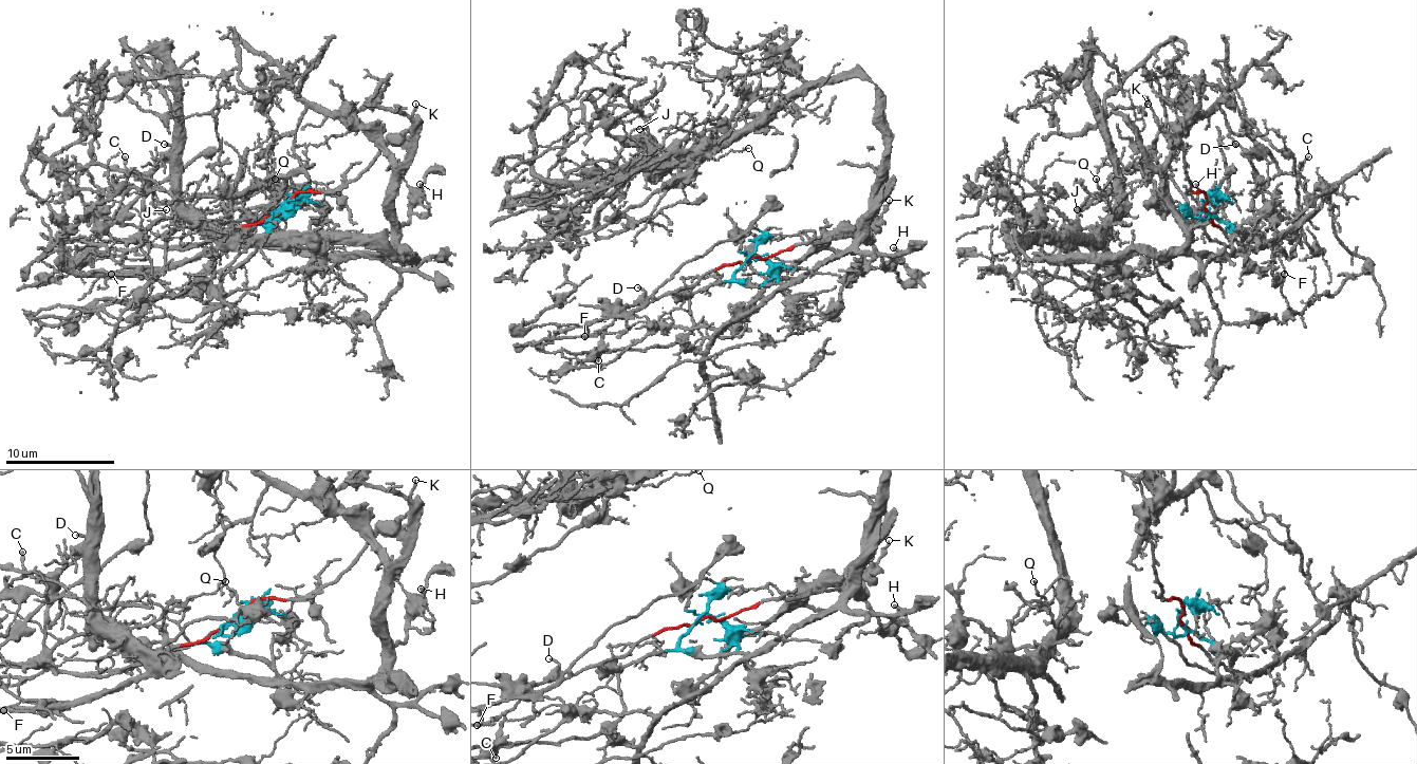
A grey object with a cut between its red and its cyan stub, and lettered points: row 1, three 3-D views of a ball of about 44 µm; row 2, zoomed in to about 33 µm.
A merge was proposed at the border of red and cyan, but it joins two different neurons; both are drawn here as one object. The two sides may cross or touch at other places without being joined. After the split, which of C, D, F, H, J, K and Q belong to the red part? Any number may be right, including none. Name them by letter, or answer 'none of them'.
C, D, F, K

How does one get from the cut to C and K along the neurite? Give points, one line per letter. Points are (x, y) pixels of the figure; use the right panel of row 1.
C: (1206, 206), (1214, 223), (1238, 244), (1257, 247), (1252, 198), (1263, 184), (1280, 173), (1293, 173), (1309, 157)
K: (1206, 206), (1203, 192), (1192, 190), (1184, 151), (1156, 125), (1149, 103)

